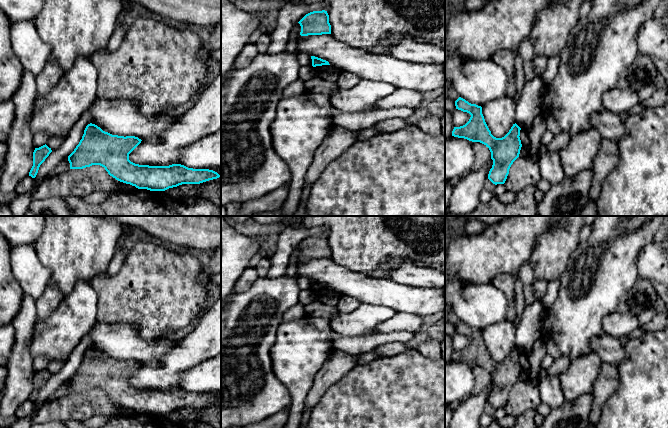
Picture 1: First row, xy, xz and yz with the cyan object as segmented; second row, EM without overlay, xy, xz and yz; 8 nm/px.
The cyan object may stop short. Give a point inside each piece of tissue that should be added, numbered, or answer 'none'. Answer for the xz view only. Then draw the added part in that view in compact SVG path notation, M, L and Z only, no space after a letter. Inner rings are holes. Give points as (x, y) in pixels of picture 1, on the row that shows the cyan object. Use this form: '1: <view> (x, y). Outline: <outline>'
none

